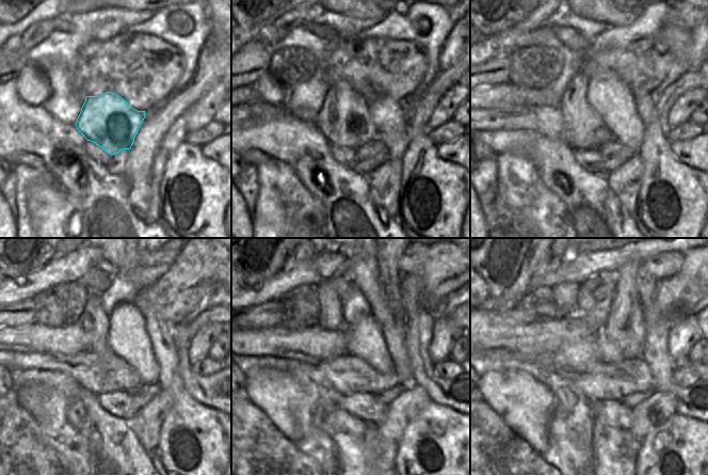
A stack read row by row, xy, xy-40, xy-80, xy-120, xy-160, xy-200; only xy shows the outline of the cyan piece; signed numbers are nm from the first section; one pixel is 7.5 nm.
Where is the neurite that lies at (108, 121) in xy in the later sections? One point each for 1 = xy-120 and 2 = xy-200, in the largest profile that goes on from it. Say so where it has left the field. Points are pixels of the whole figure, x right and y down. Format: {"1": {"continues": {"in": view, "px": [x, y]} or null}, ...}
{"1": {"continues": {"in": "xy-120", "px": [94, 320]}}, "2": {"continues": {"in": "xy-200", "px": [565, 295]}}}

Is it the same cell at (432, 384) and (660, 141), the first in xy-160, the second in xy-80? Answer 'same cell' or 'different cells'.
different cells

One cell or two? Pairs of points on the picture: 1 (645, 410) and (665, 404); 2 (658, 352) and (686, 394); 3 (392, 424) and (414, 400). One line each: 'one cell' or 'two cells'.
1: one cell
2: one cell
3: one cell

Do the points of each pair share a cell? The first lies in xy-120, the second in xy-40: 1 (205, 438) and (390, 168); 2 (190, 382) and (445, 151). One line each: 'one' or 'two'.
1: two
2: one

